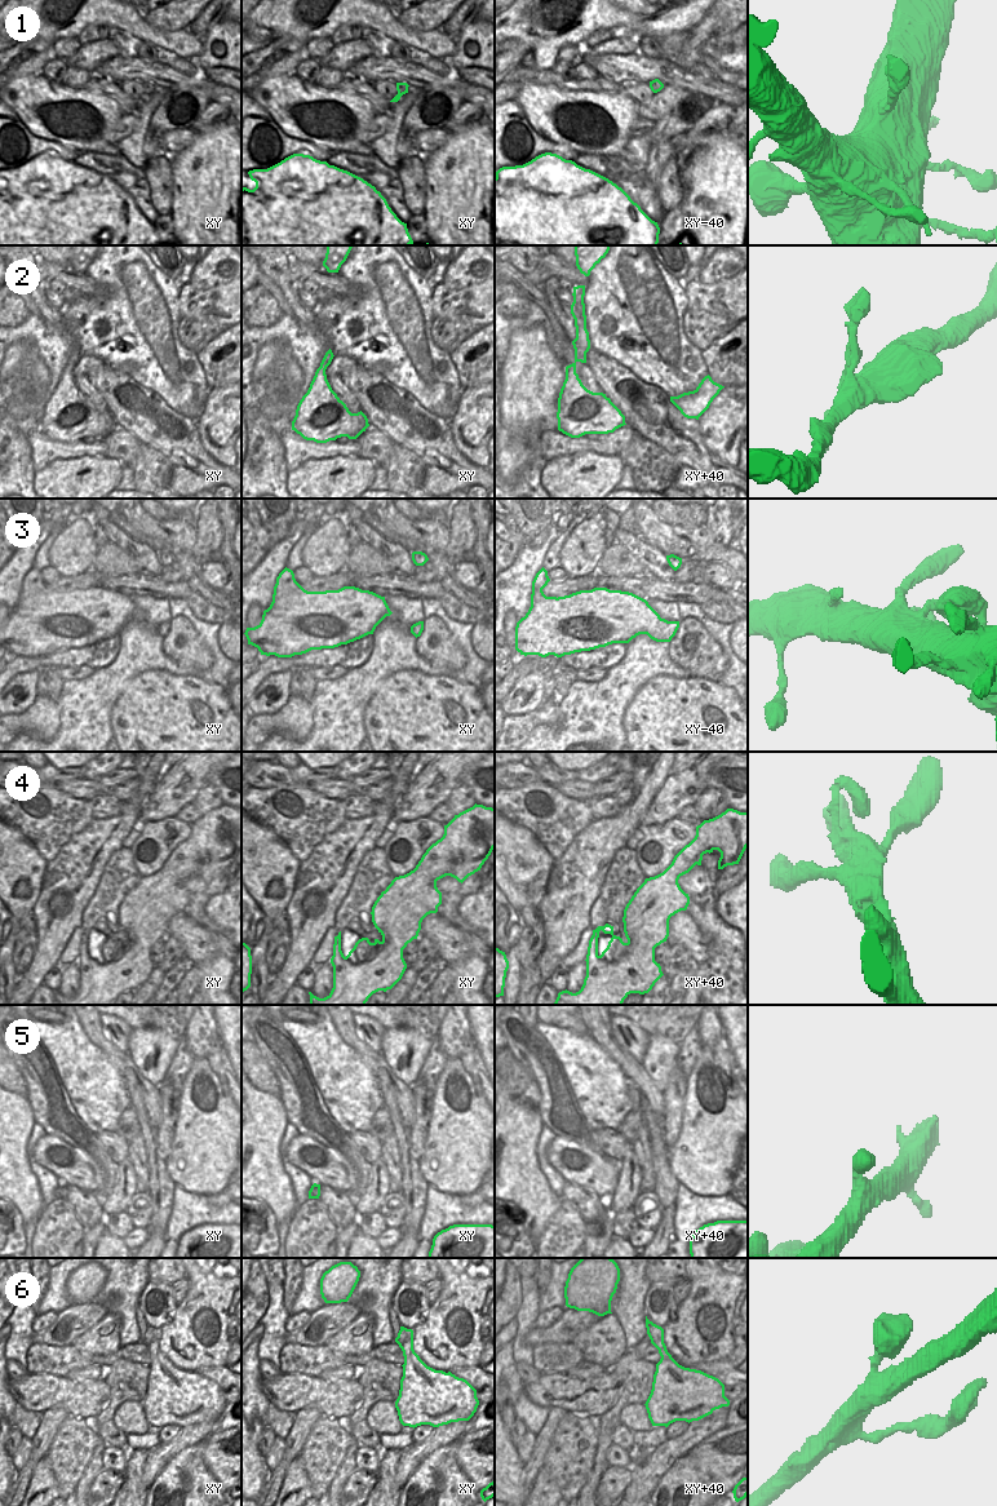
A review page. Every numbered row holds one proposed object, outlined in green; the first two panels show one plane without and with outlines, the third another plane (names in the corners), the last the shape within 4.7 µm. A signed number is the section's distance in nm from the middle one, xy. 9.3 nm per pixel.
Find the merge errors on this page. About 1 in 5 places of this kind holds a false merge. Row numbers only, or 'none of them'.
2, 5.

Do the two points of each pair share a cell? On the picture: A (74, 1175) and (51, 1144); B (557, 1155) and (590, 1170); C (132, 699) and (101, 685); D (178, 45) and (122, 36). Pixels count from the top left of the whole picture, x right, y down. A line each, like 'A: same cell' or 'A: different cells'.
A: same cell
B: same cell
C: different cells
D: different cells

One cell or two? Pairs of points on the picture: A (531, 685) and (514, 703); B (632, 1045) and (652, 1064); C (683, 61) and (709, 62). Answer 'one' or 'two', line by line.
A: one
B: two
C: two

